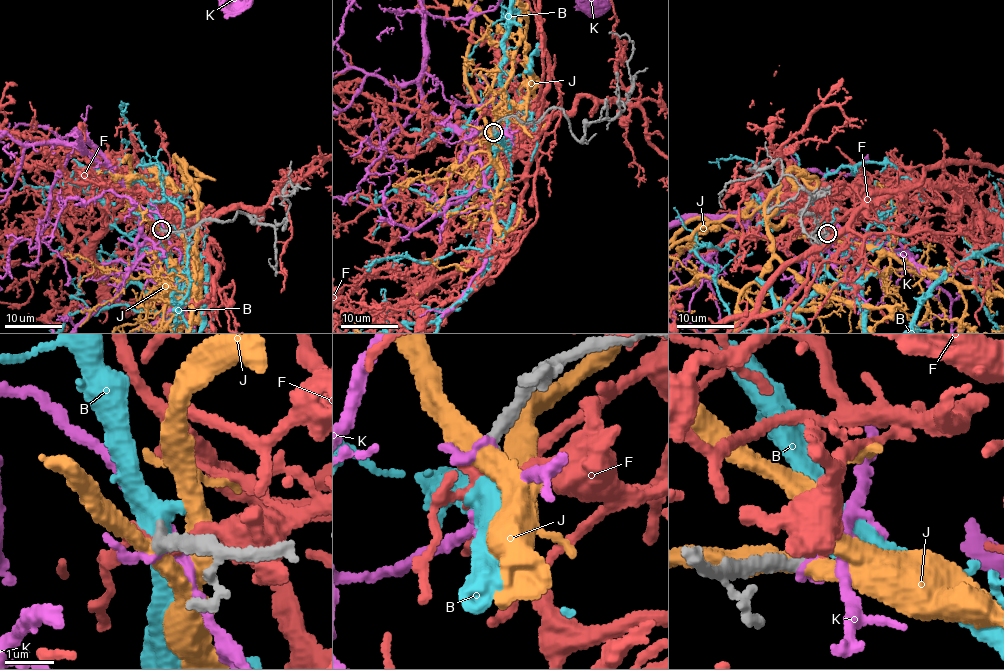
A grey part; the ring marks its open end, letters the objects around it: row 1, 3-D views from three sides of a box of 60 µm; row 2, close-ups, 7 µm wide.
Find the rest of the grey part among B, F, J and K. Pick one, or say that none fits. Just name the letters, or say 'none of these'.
B

